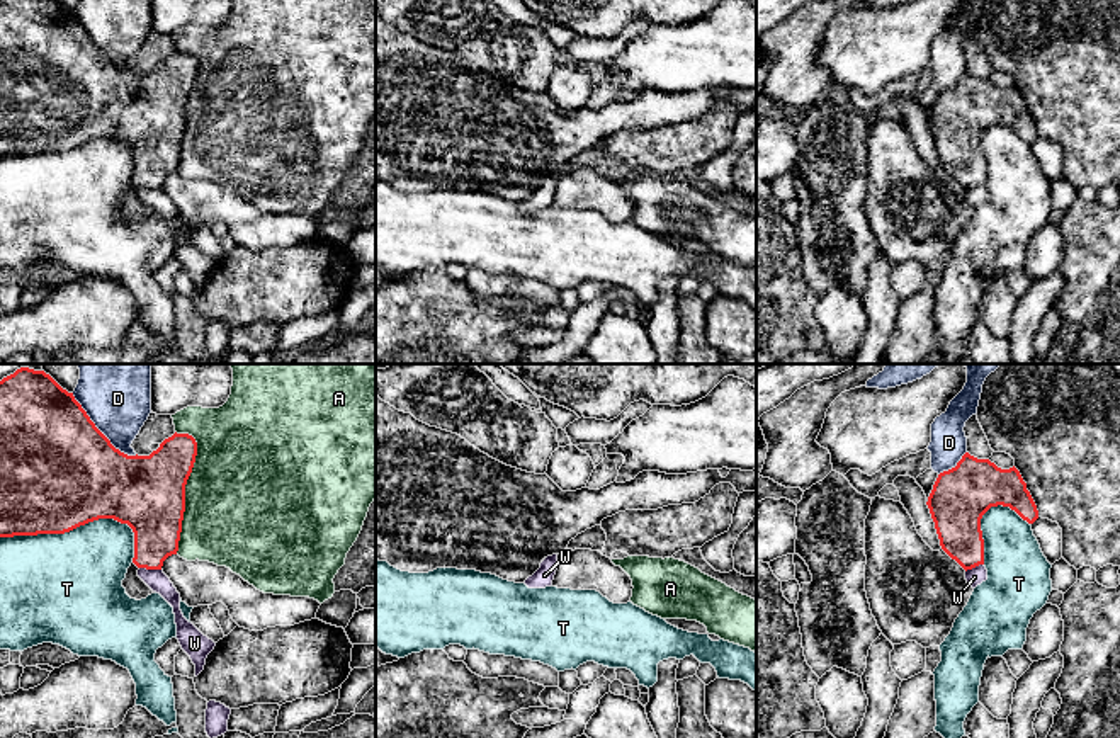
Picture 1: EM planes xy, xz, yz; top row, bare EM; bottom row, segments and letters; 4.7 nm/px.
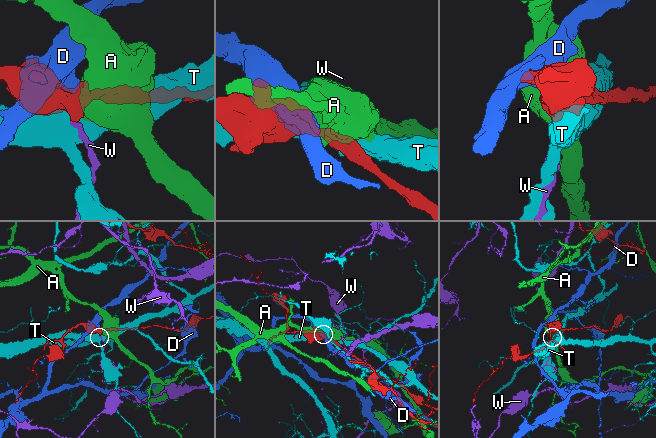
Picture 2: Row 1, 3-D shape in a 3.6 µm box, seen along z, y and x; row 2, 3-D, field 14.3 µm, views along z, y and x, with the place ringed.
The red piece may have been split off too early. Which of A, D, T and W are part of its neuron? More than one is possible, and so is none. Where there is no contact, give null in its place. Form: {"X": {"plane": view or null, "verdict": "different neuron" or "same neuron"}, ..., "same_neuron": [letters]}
{"A": {"plane": "xy", "verdict": "different neuron"}, "D": {"plane": "xy", "verdict": "different neuron"}, "T": {"plane": "xy", "verdict": "different neuron"}, "W": {"plane": "xy", "verdict": "different neuron"}, "same_neuron": []}

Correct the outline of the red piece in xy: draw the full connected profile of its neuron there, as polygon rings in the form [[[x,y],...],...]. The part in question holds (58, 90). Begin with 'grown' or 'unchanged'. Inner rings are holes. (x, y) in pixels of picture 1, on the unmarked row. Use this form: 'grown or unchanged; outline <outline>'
unchanged; outline [[[0,0],[0,156],[65,153],[99,138],[114,138],[134,151],[133,182],[161,189],[163,180],[178,170],[185,104],[195,75],[195,58],[177,51],[150,75],[127,75],[110,63],[73,12],[56,0]]]

